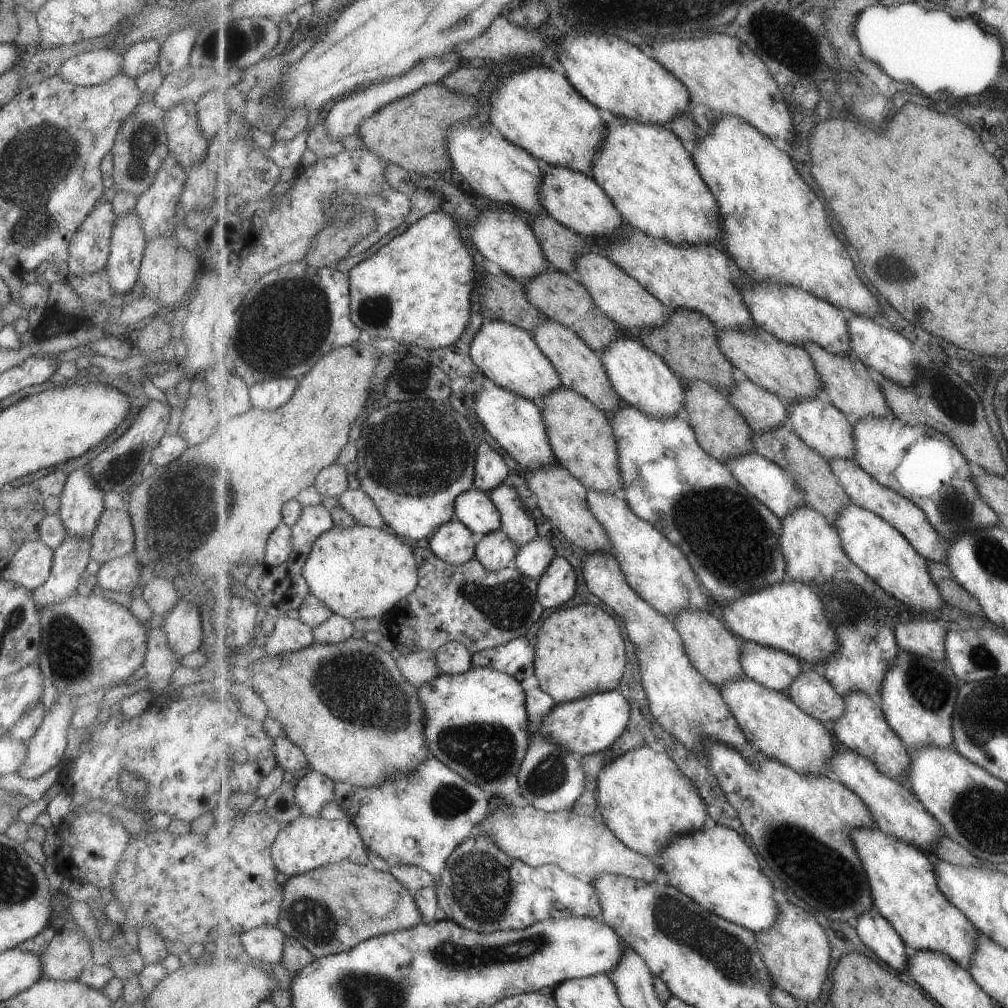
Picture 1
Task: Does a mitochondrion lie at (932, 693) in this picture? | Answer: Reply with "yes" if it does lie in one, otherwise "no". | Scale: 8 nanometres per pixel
yes

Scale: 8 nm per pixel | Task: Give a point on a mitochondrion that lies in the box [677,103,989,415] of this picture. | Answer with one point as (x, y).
(905, 273)

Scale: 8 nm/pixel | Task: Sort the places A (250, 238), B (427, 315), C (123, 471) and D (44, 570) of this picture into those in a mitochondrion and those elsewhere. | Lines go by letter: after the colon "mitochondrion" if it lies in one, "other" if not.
A: other
B: other
C: mitochondrion
D: other

